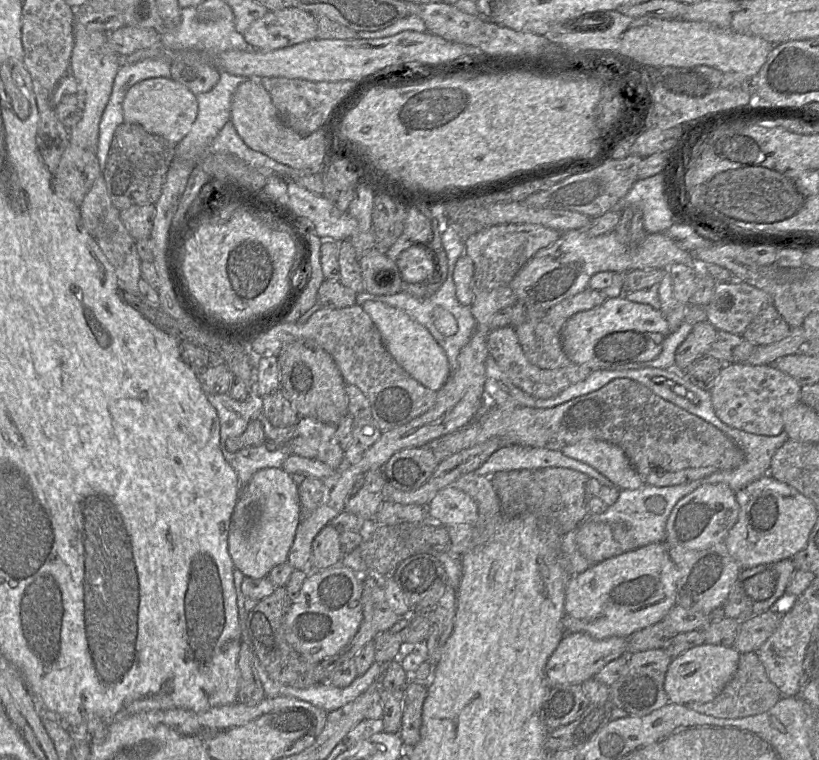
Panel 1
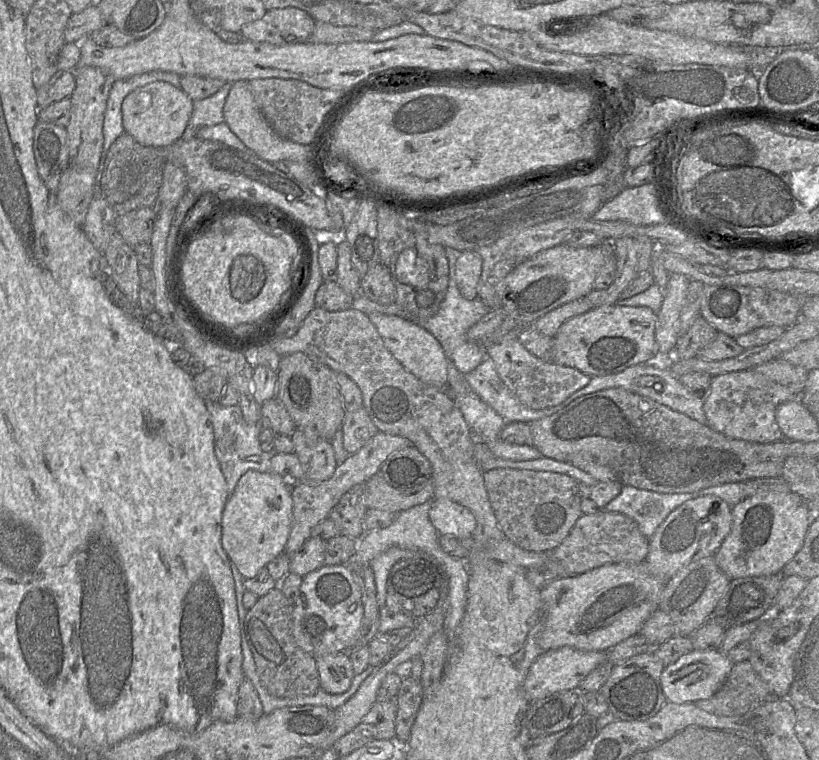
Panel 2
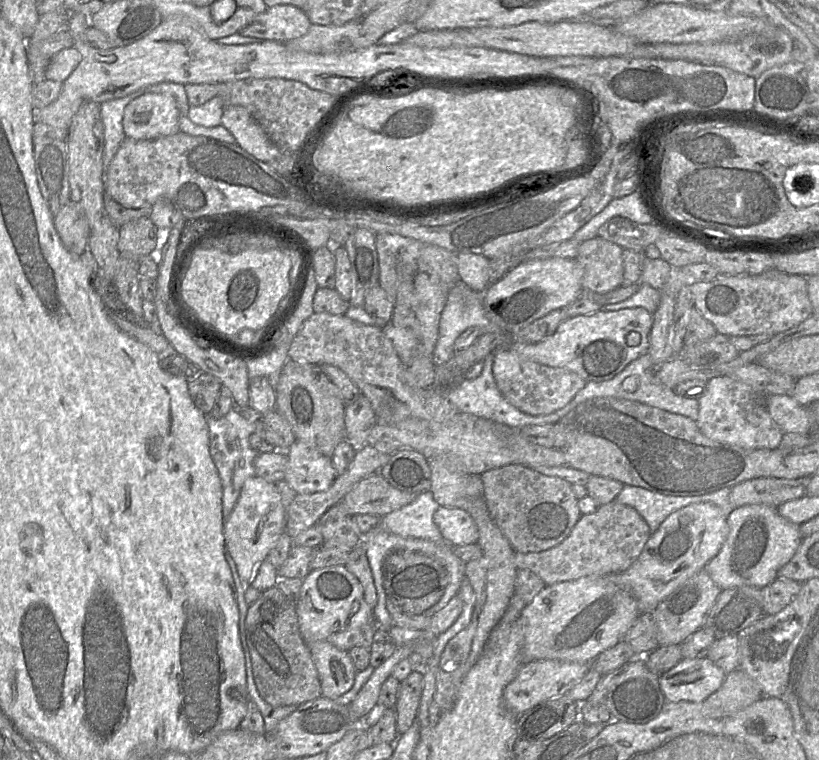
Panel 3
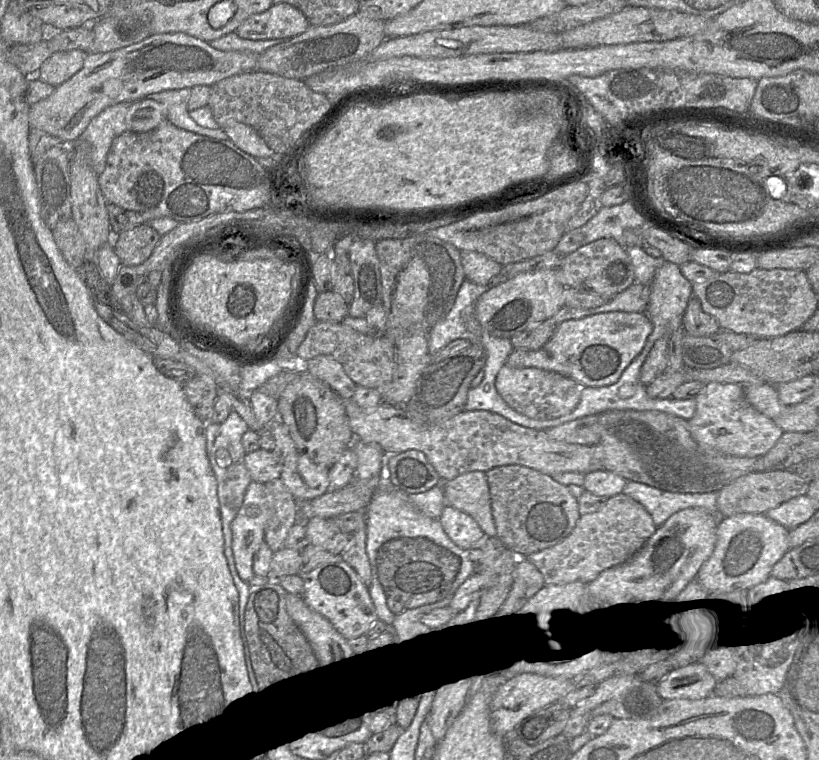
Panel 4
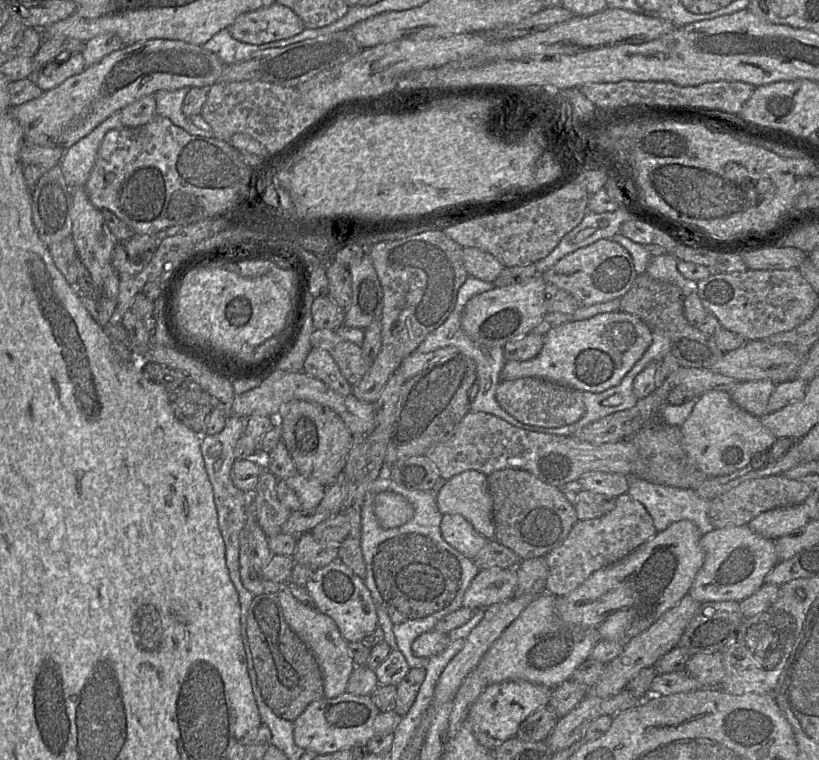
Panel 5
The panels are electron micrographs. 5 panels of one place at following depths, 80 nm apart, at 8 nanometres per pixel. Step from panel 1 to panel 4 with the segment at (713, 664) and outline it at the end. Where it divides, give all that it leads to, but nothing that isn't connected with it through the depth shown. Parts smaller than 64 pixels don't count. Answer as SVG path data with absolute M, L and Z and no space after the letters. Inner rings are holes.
M698 662L675 667L657 684L657 693L663 700L701 699L713 693L715 678Z

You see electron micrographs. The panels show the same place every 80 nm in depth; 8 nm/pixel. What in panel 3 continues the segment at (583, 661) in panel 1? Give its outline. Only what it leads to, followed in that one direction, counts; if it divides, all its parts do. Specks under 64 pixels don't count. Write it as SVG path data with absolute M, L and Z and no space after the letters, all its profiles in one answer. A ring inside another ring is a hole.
M534 660L523 663L513 680L503 691L506 708L519 716L532 707L567 693L589 671L590 664L559 660Z

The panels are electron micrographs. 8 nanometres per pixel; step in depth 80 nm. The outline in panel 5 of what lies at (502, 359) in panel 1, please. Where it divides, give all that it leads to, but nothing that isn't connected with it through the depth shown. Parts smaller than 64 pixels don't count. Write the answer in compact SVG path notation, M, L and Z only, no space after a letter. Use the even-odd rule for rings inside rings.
M535 377L501 380L497 387L496 399L502 409L519 422L543 428L558 428L573 424L585 412L581 391Z

